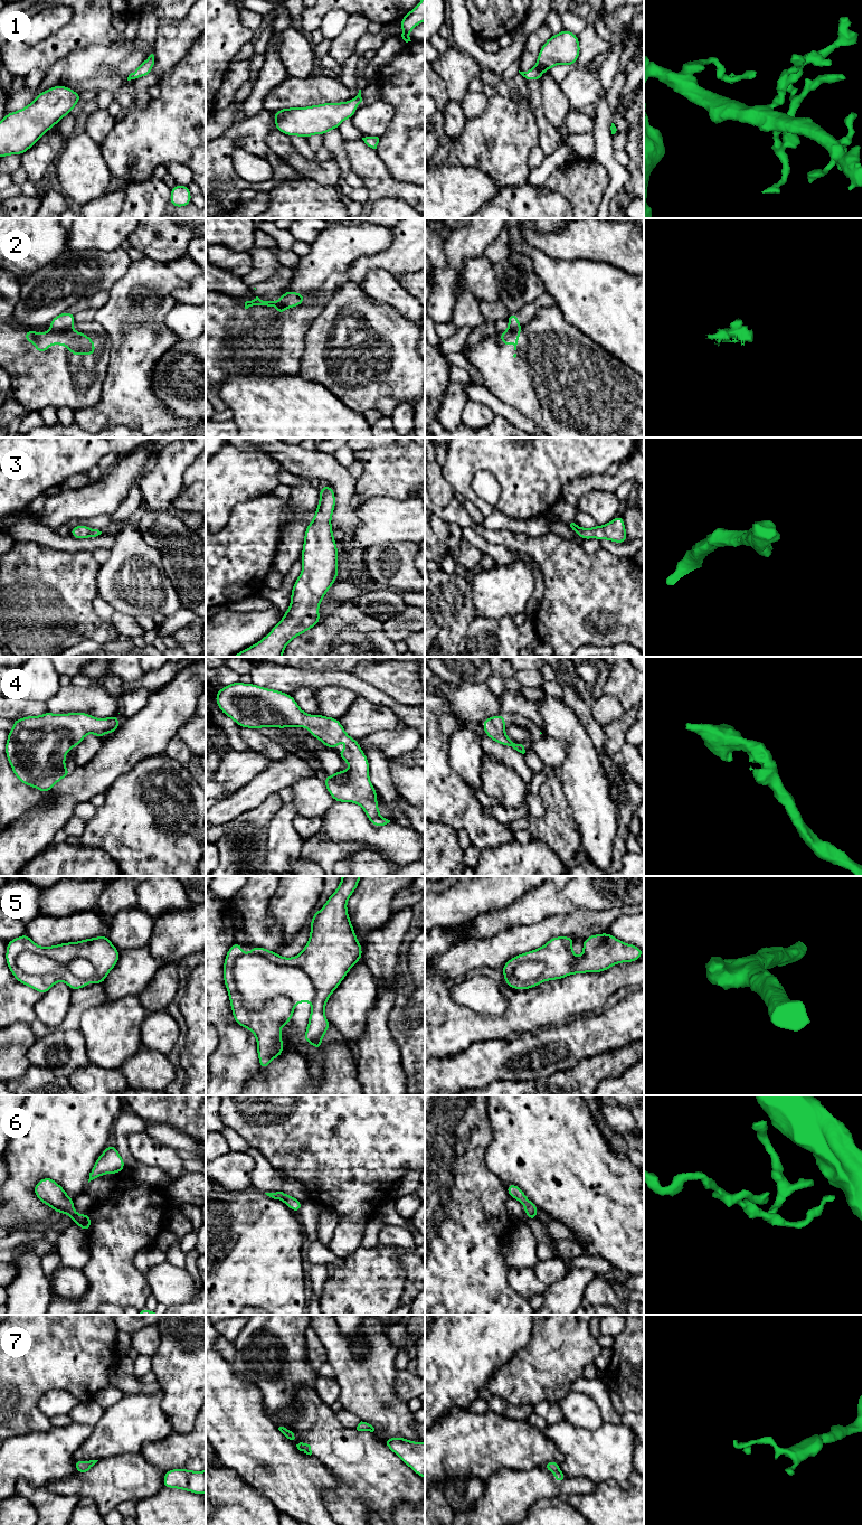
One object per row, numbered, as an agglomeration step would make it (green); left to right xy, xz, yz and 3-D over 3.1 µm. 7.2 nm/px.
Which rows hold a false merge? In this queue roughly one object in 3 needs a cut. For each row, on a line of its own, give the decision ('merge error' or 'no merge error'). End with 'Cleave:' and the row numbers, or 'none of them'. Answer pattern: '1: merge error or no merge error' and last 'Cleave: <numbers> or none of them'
1: no merge error
2: merge error
3: no merge error
4: no merge error
5: merge error
6: no merge error
7: merge error
Cleave: 2, 5, 7

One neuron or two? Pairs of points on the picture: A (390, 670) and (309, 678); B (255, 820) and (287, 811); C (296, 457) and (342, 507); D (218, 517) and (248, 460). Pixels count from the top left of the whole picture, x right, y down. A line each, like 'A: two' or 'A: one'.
A: two
B: two
C: one
D: one

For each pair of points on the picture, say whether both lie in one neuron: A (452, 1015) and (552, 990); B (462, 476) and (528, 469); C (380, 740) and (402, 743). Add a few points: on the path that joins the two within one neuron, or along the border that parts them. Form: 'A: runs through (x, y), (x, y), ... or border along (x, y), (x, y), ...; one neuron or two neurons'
A: runs through (476, 1024), (505, 1024), (528, 1010); one neuron
B: runs through (479, 464), (511, 464); one neuron
C: runs through (386, 742), (397, 743); one neuron

